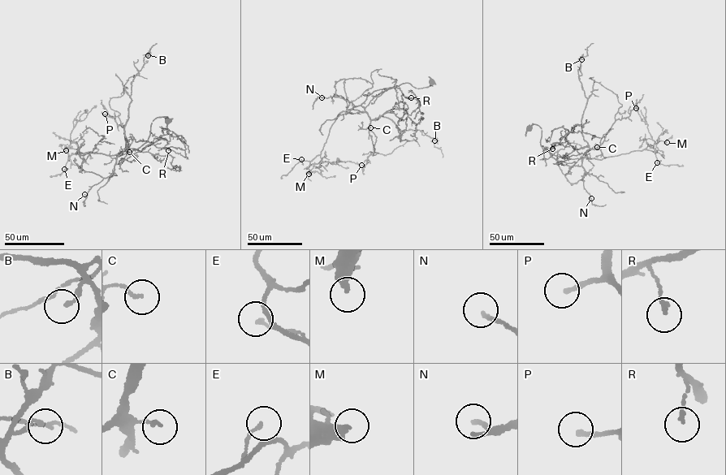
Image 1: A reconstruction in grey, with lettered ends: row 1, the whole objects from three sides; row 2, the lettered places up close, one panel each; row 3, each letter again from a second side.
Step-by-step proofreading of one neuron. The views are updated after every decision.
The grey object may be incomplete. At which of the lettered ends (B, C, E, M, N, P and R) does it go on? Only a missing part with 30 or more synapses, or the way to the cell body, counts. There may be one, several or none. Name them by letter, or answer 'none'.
P

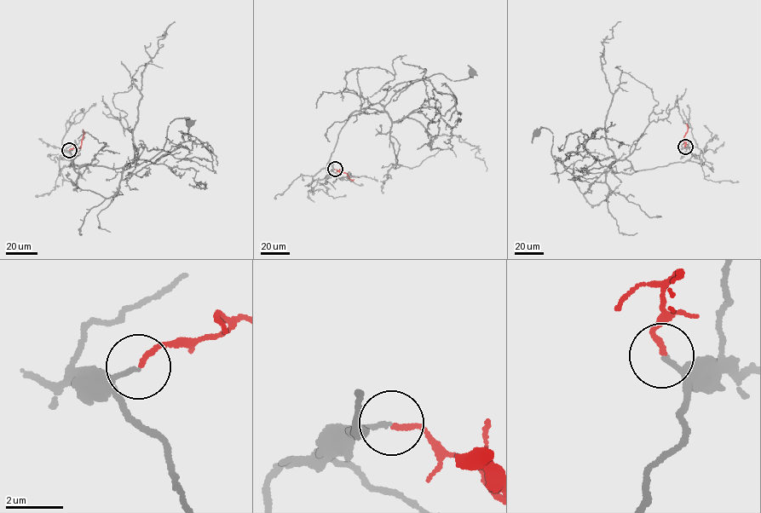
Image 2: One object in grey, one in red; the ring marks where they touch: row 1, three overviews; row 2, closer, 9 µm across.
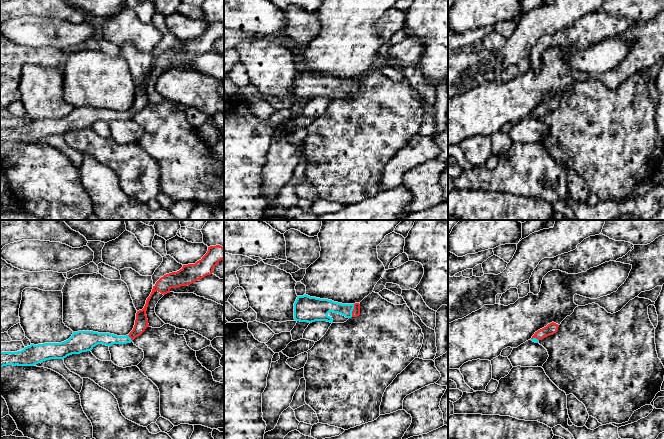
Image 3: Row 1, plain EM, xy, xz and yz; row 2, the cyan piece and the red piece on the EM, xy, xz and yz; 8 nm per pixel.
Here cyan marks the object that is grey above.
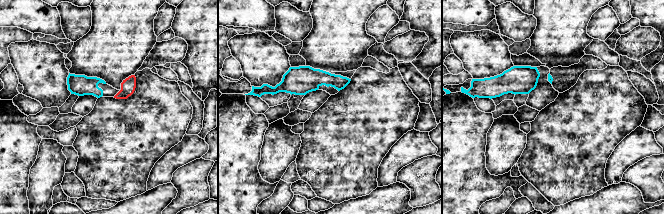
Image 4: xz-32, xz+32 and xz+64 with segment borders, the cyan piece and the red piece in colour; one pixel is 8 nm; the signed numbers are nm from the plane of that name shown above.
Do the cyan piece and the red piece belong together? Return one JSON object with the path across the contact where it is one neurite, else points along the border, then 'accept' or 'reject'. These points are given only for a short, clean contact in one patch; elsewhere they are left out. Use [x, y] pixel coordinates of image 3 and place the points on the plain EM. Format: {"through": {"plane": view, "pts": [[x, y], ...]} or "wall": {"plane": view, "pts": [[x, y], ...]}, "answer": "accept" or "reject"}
{"through": {"plane": "xz", "pts": [[321, 83], [338, 83], [352, 86], [356, 87]]}, "answer": "accept"}

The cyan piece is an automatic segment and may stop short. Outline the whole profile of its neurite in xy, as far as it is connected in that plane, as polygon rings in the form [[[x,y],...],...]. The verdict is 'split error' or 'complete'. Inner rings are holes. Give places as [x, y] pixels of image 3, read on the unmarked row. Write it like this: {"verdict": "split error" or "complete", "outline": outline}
{"verdict": "split error", "outline": [[[220,21],[208,23],[207,29],[195,40],[183,41],[177,47],[164,51],[153,62],[150,72],[142,86],[137,87],[133,106],[126,112],[117,112],[110,109],[98,109],[93,107],[73,108],[72,112],[61,119],[44,119],[25,123],[17,128],[0,128],[0,143],[34,142],[50,135],[64,135],[72,130],[91,127],[96,121],[131,119],[149,103],[146,91],[148,79],[152,71],[158,67],[165,71],[171,64],[187,62],[195,57],[213,49],[214,43],[224,35],[224,23]]]}

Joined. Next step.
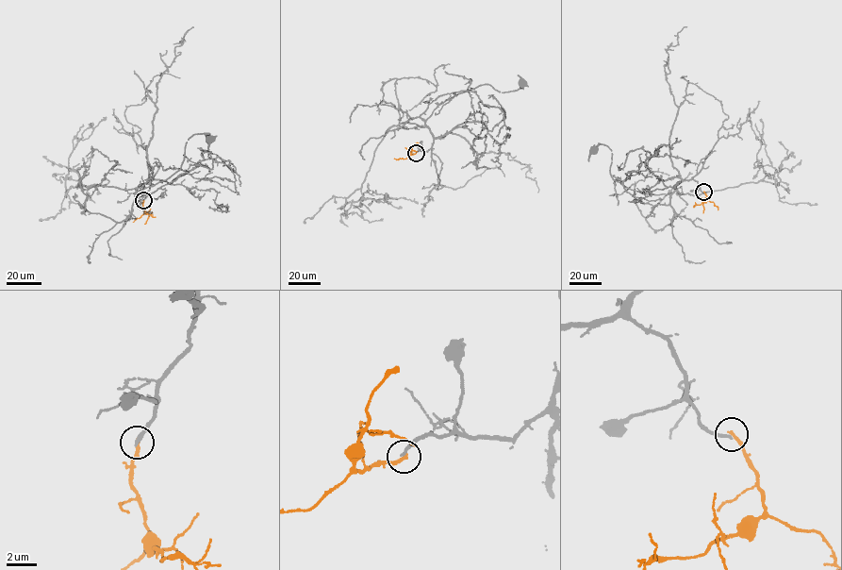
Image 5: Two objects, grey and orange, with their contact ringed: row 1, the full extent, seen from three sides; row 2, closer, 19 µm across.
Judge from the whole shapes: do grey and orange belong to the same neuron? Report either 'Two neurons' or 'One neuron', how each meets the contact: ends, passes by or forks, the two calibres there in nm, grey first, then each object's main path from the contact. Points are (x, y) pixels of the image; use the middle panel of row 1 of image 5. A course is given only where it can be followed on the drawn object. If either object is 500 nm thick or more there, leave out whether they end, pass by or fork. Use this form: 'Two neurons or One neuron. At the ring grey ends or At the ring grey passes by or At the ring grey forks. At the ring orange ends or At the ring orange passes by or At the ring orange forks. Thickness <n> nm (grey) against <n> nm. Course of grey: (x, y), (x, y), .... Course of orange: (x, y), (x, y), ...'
Two neurons. At the ring grey ends. At the ring orange ends. Thickness 200 nm (grey) against 240 nm. Course of grey: (416, 153), (433, 143), (425, 124), (438, 105), (481, 85), (502, 92), (518, 90), (522, 83). Course of orange: (416, 153), (410, 155), (412, 146), (419, 143)

